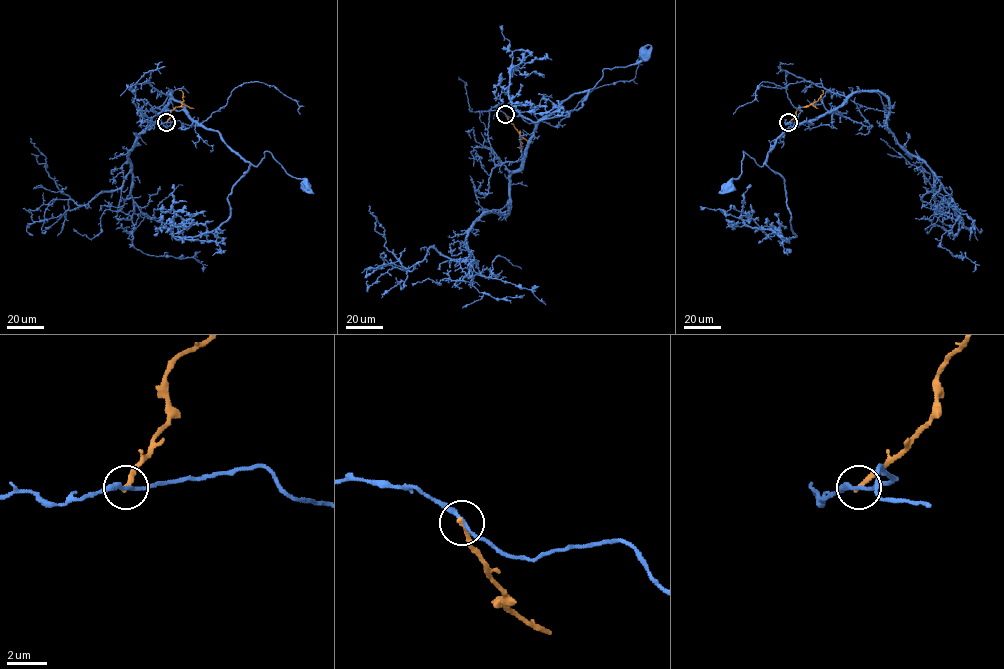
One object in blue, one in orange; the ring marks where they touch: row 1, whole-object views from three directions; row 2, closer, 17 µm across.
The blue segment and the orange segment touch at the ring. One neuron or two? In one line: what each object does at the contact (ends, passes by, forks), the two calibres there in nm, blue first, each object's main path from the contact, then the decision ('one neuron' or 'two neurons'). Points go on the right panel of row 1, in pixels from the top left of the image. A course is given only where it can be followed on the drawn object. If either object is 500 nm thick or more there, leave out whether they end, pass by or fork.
blue passes by; orange ends there; 200 nm thick on the blue side, 240 nm on the other; blue runs (788, 122), (798, 125), (777, 139), (762, 166), (743, 151), (742, 173), (732, 179), (728, 187); orange runs (788, 122), (799, 107), (817, 101), (823, 92), (821, 90); two neurons

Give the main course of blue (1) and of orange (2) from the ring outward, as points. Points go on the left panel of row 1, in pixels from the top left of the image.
1: (166, 122), (179, 120), (216, 130), (224, 142), (254, 166), (269, 151), (287, 173), (304, 179), (304, 187)
2: (166, 122), (170, 112), (182, 104), (183, 92), (179, 90)

